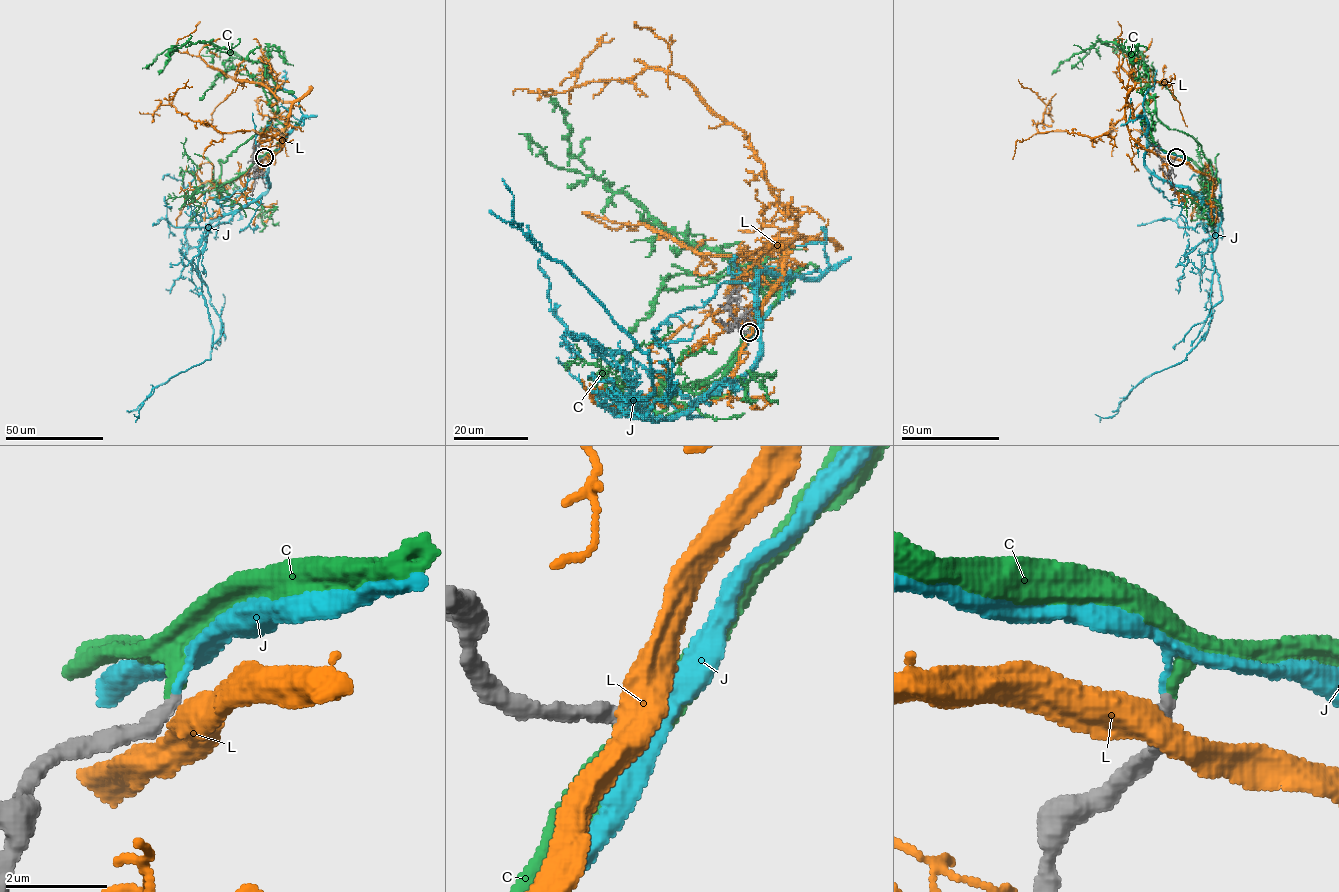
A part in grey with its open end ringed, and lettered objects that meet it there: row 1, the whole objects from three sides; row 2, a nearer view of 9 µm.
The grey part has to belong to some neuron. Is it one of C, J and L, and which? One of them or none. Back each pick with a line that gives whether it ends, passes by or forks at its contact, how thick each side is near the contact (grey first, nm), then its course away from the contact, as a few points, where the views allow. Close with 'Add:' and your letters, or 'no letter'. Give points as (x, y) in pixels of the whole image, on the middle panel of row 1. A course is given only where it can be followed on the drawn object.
C: It ends there. Thickness 320 nm (grey) against 300 nm. Its course: (749, 332), (787, 283), (771, 288), (752, 261), (691, 244), (613, 193), (570, 153), (551, 96)
Add: C

